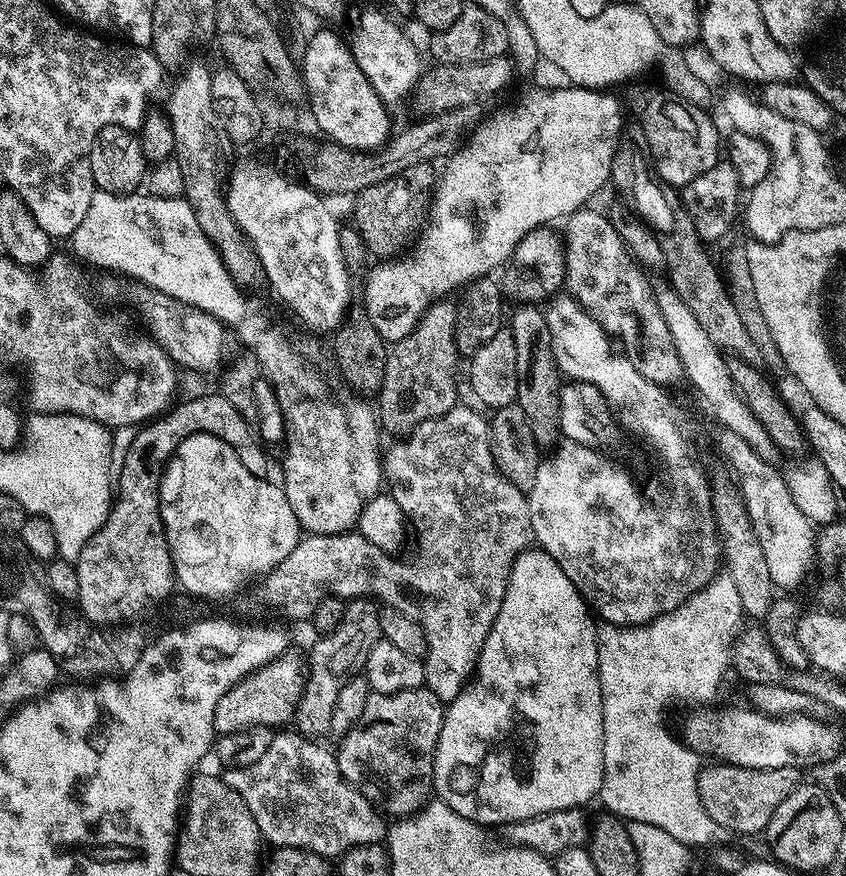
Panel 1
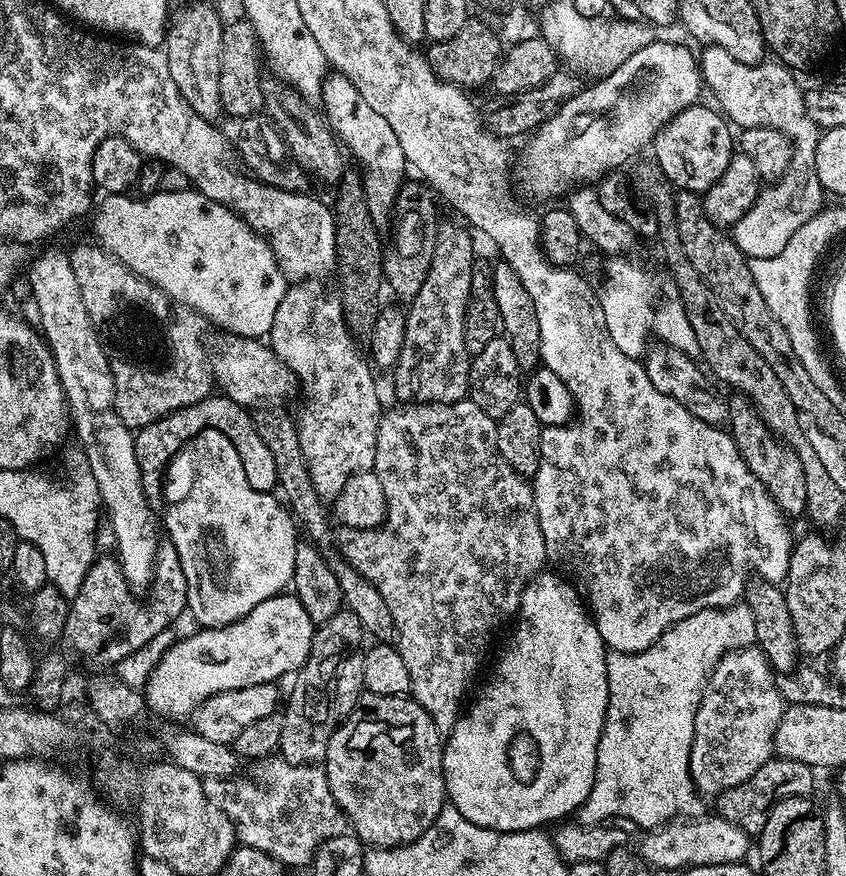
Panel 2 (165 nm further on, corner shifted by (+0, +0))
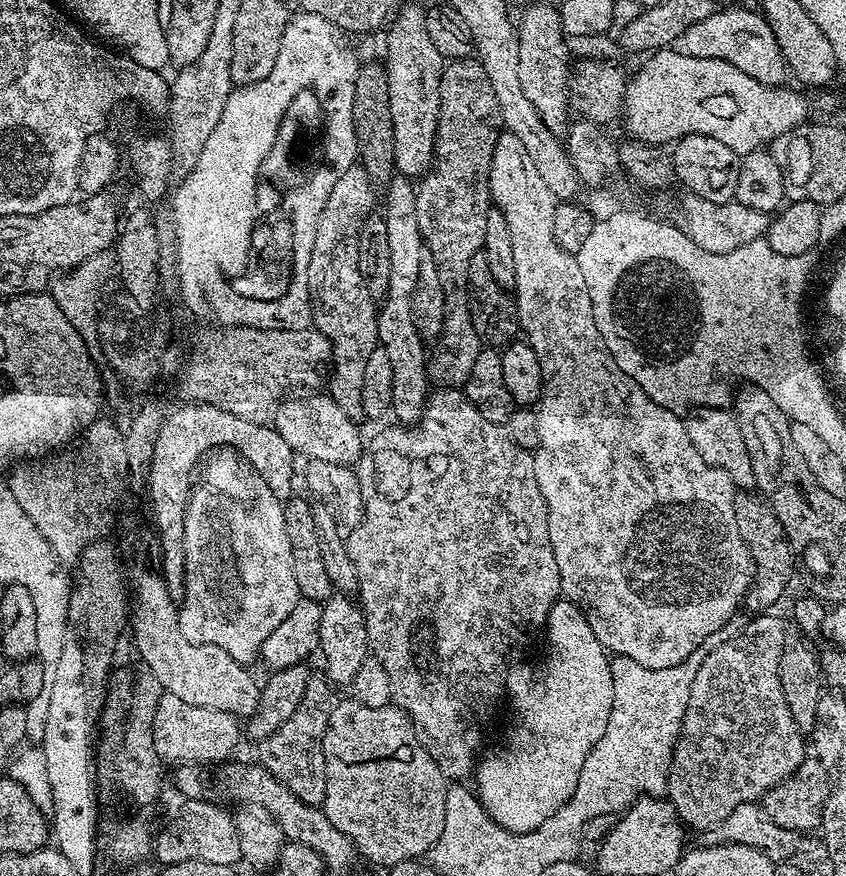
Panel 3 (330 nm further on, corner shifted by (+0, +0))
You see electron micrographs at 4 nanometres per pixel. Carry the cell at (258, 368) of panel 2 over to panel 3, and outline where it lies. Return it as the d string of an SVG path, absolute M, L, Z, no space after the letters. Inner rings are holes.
M308 394L305 400L285 399L282 406L277 407L274 413L274 427L278 434L282 434L282 438L286 438L286 442L291 446L293 453L297 457L304 456L308 460L321 460L322 462L334 462L345 466L352 466L359 461L362 455L362 440L360 444L360 432L356 429L356 422L353 417L347 416L342 410L342 406L338 406L338 402L334 402L331 395L316 396L320 394Z

